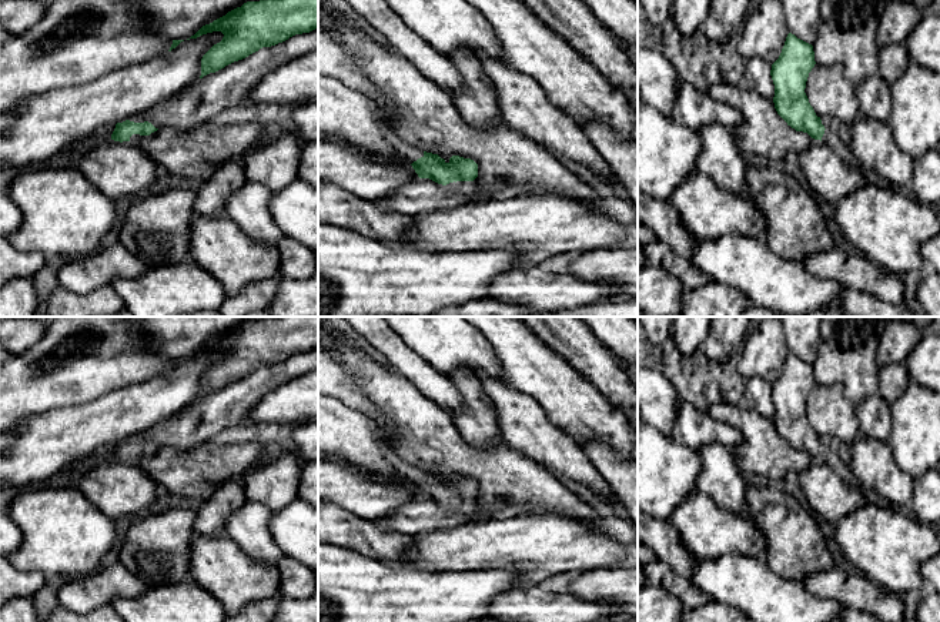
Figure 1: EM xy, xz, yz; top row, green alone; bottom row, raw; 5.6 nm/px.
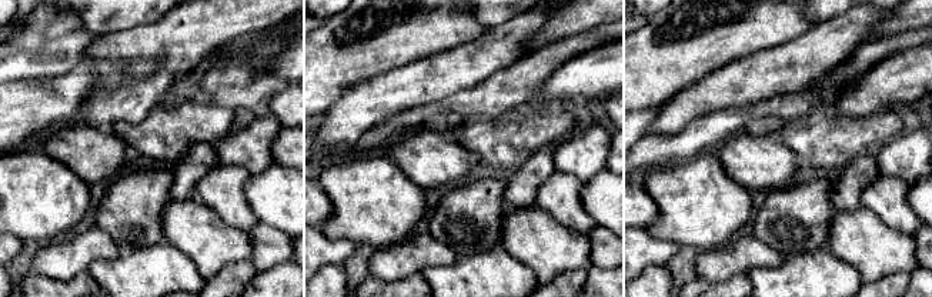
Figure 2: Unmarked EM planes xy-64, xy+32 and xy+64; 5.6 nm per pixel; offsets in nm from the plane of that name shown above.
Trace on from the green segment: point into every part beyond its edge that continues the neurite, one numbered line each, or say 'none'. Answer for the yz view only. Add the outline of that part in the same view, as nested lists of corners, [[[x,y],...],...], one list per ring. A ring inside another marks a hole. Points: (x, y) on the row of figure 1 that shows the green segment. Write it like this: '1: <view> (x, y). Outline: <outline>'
1: yz (829, 137). Outline: [[[826,128],[822,141],[830,146],[846,164],[859,167],[859,161],[853,156],[850,147],[843,144],[833,131]]]

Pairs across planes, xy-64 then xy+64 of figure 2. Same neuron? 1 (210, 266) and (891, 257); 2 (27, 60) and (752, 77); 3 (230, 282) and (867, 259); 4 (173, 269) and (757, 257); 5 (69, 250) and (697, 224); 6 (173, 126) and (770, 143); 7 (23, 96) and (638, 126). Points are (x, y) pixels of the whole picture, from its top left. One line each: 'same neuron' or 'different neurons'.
1: same neuron
2: different neurons
3: different neurons
4: different neurons
5: different neurons
6: different neurons
7: different neurons

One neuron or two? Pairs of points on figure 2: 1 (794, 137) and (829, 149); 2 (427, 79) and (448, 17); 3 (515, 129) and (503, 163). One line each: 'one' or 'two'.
1: one
2: two
3: one

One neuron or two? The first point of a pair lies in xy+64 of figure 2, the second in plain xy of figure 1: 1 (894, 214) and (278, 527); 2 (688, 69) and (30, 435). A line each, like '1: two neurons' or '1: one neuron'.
1: two neurons
2: two neurons

